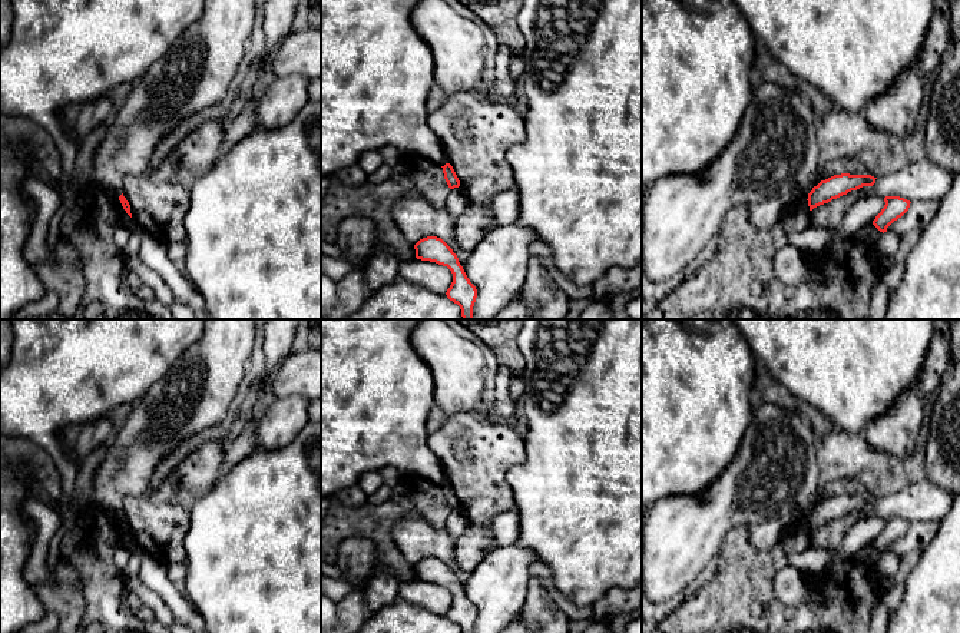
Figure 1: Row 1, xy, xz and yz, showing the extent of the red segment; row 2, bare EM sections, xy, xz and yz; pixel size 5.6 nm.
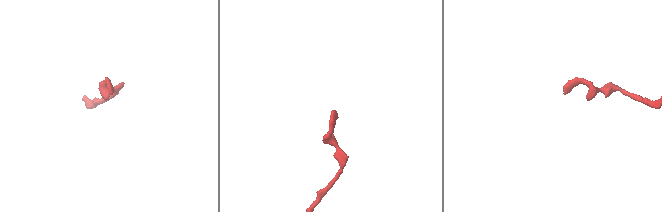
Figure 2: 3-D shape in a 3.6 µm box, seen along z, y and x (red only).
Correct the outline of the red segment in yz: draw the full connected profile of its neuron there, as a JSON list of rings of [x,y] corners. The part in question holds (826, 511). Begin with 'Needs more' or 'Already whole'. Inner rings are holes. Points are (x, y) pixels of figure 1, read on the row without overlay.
Already whole. [[[841,494],[834,496],[825,501],[821,501],[812,511],[808,514],[808,527],[810,531],[814,528],[828,524],[832,520],[837,520],[843,516],[847,516],[851,511],[857,511],[863,507],[873,507],[875,504],[874,497],[871,496],[850,496]]]

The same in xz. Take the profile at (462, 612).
Already whole. [[[437,557],[420,560],[414,566],[414,570],[417,580],[436,583],[438,586],[447,587],[451,591],[453,603],[446,613],[447,619],[457,624],[461,633],[473,633],[477,610],[467,599],[453,570]]]

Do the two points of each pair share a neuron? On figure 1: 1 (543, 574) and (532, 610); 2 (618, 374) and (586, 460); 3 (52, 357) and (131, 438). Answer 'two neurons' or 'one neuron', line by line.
1: two neurons
2: one neuron
3: two neurons

